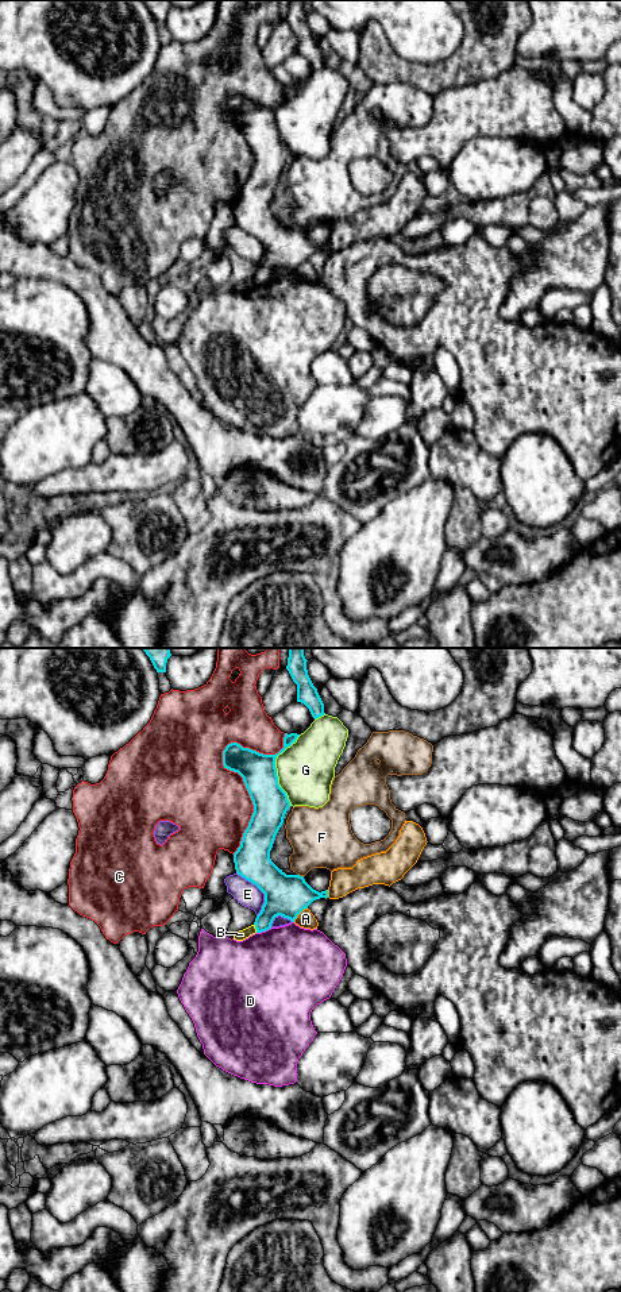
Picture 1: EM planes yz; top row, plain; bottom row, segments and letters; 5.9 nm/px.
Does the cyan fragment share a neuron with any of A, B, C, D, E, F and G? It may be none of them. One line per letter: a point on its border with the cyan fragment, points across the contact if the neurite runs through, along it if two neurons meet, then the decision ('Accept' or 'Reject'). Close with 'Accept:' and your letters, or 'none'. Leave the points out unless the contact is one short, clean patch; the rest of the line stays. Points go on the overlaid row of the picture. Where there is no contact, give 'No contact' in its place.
A: Touches cyan at yz (299, 913). Reject
B: Touches cyan at yz (255, 928). Boundary: yz (254, 924), (257, 932). Reject
C: Touches cyan at yz (227, 768). Reject
D: Touches cyan at yz (263, 930). Reject
E: Touches cyan at yz (261, 890). Reject
F: Touches cyan at yz (299, 875). Reject
G: Touches cyan at yz (276, 770). Reject
Accept: none

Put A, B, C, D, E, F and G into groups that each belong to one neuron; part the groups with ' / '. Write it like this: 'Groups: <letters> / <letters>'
Groups: A / B / C / D / E / F / G

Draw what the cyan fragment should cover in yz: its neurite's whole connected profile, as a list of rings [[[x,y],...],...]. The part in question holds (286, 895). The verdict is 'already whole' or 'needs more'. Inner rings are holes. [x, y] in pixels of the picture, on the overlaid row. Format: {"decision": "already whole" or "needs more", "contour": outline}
{"decision": "already whole", "contour": [[[285,733],[284,748],[275,755],[263,755],[238,743],[223,751],[224,768],[238,772],[254,805],[254,813],[234,853],[236,873],[265,894],[265,903],[255,918],[256,933],[271,929],[275,917],[294,922],[297,915],[328,890],[313,890],[300,875],[286,875],[270,859],[275,836],[290,807],[286,792],[278,784],[275,759],[296,743],[297,733]]]}

